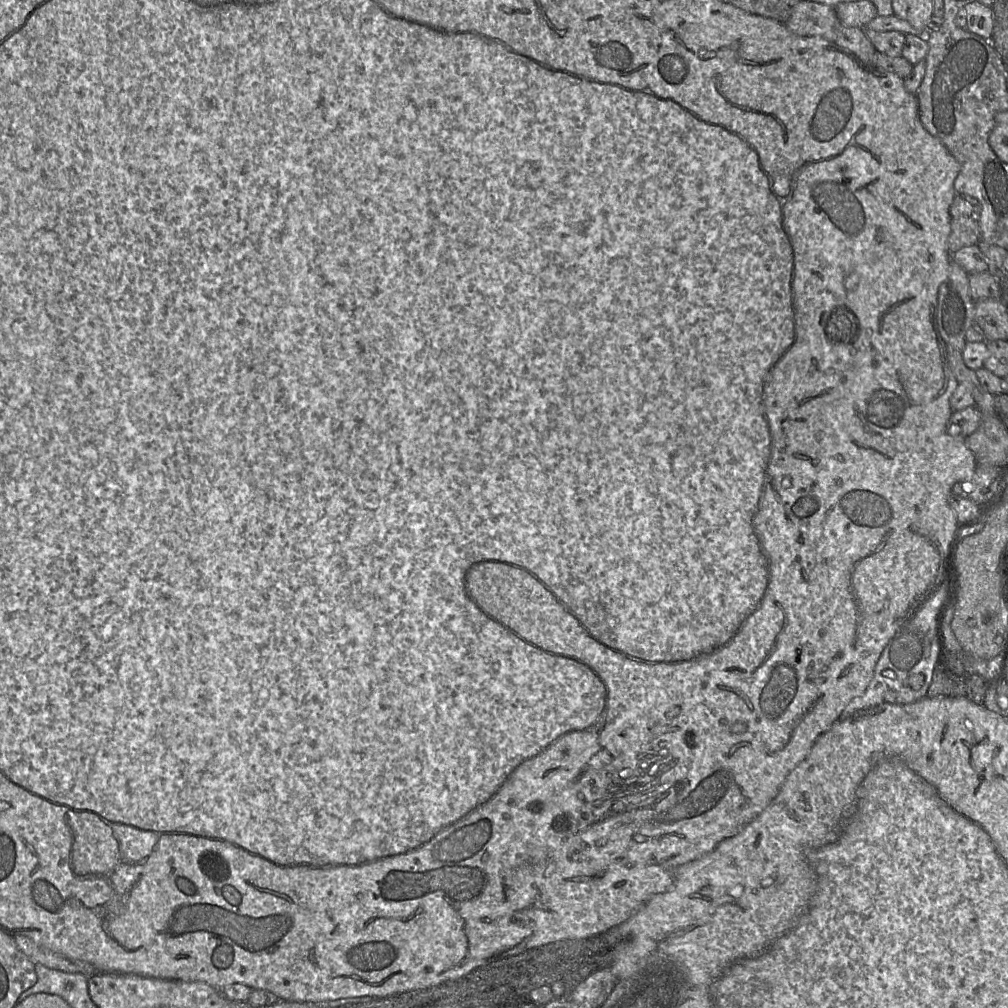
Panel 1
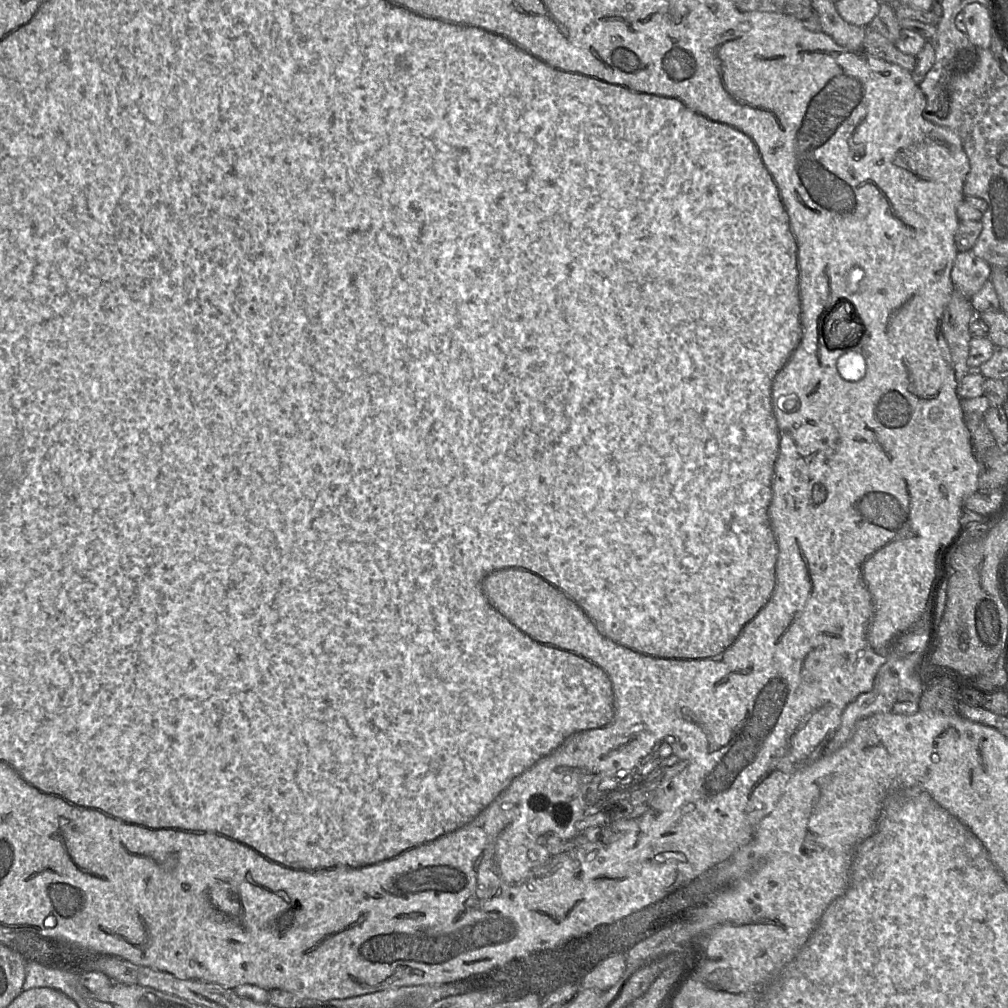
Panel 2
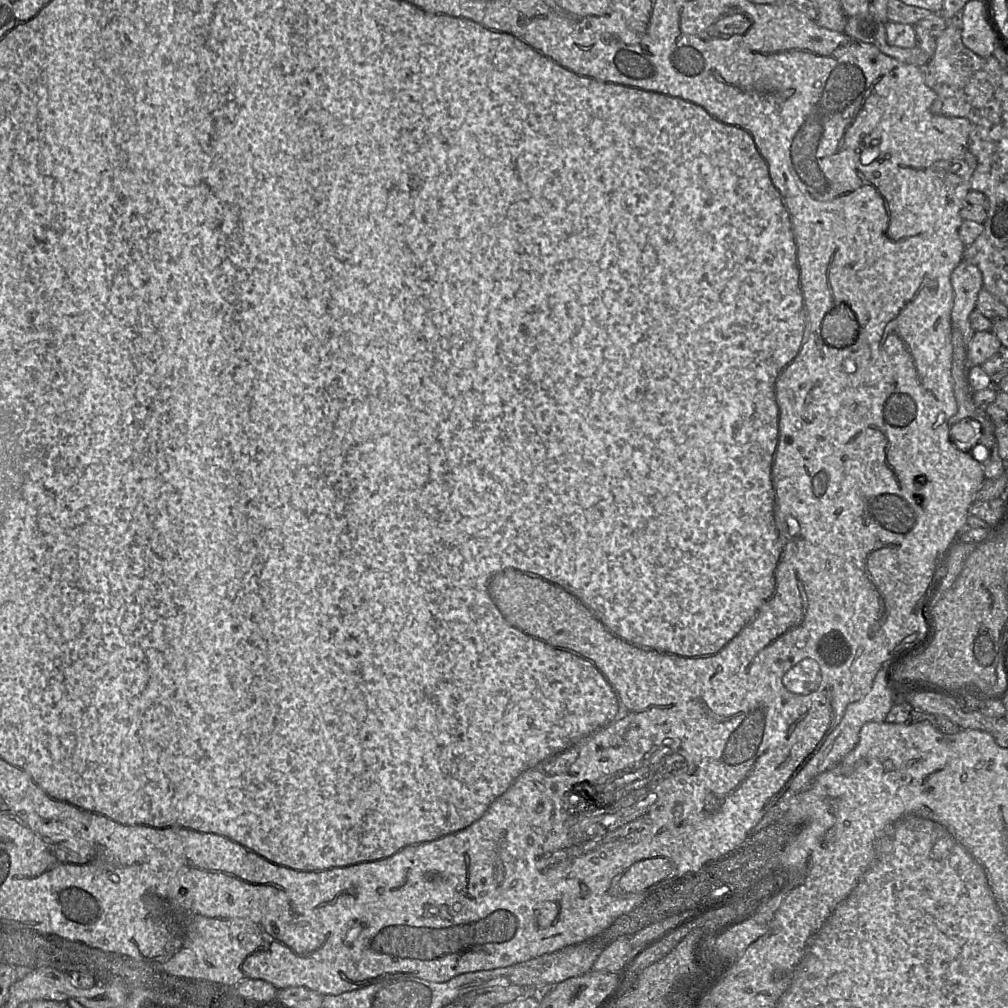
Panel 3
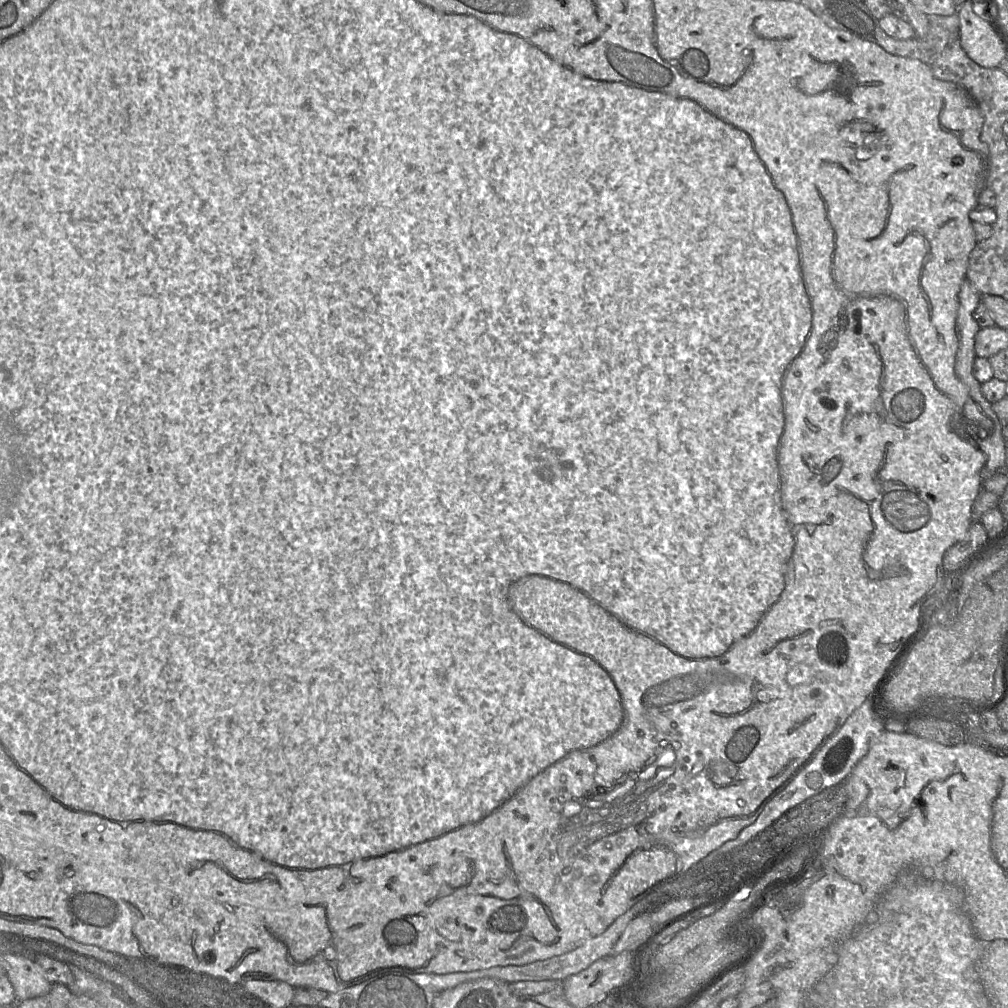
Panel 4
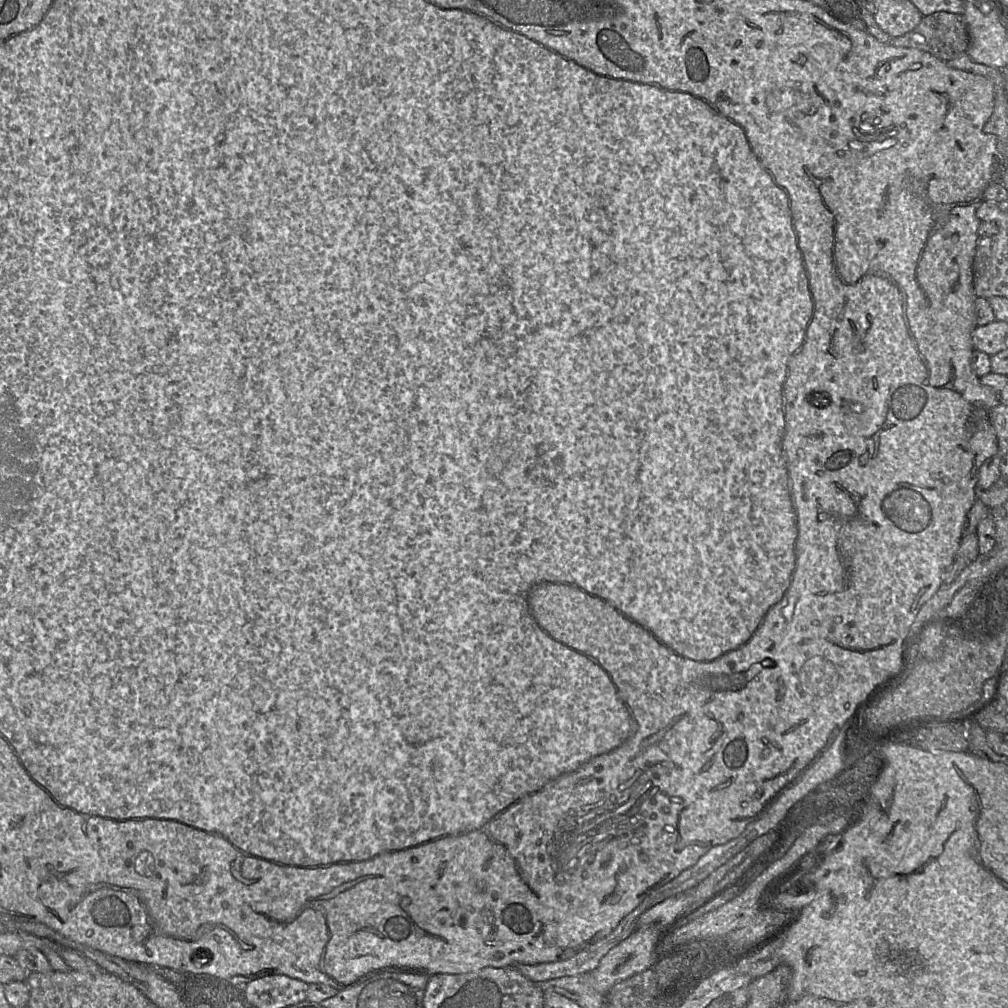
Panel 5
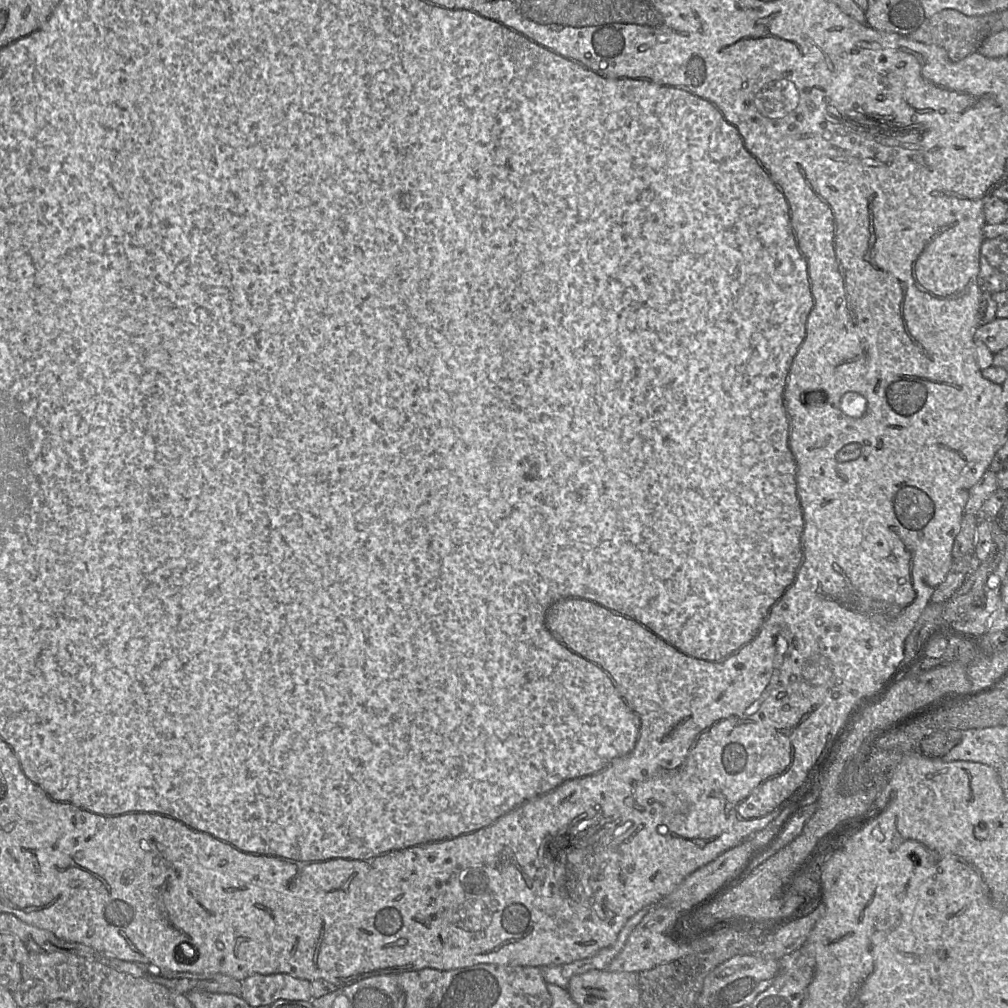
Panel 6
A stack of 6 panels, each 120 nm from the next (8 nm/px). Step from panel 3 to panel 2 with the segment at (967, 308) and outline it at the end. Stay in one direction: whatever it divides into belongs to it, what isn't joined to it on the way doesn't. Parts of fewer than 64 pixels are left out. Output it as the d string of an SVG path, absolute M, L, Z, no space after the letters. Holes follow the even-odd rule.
M972 249L957 253L951 270L951 280L955 290L965 297L970 299L990 279L990 276L990 265L975 256Z

